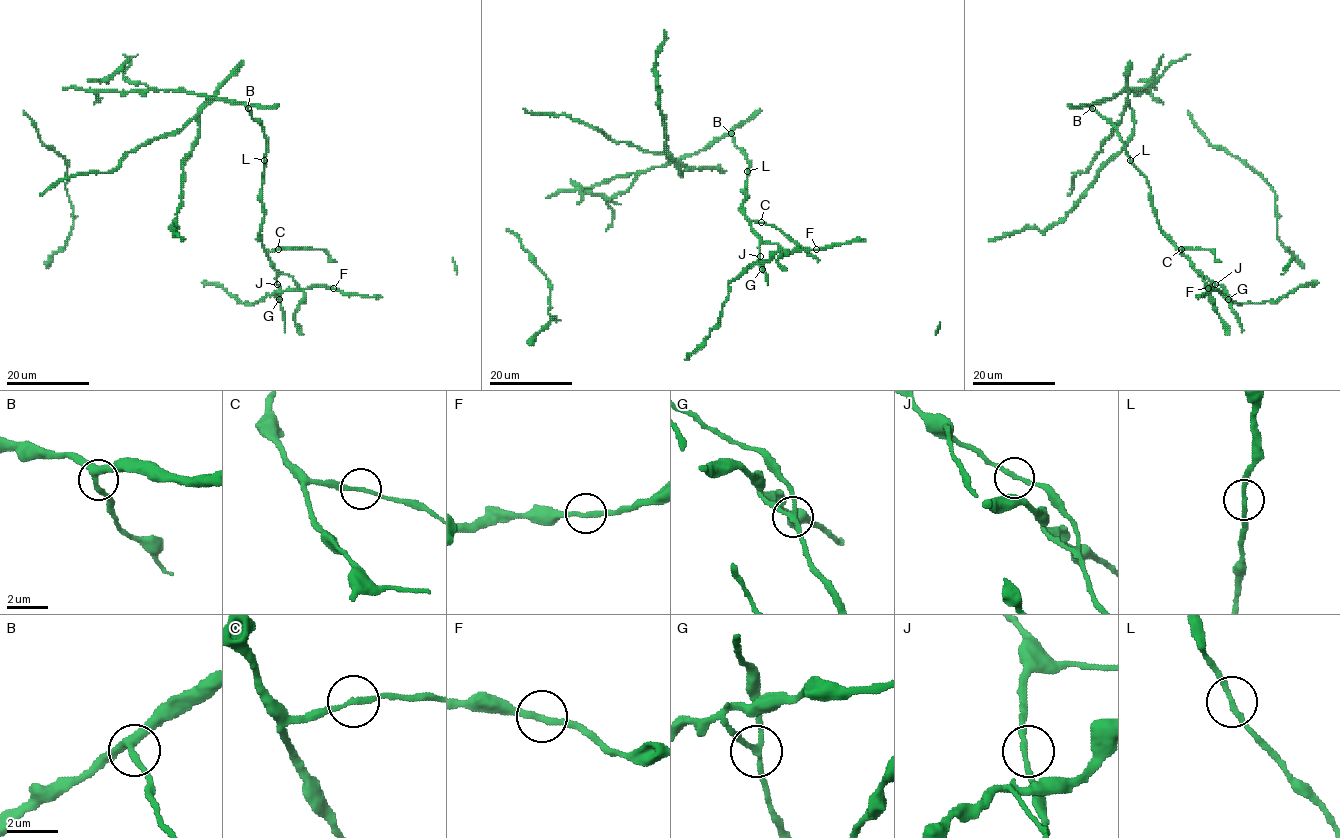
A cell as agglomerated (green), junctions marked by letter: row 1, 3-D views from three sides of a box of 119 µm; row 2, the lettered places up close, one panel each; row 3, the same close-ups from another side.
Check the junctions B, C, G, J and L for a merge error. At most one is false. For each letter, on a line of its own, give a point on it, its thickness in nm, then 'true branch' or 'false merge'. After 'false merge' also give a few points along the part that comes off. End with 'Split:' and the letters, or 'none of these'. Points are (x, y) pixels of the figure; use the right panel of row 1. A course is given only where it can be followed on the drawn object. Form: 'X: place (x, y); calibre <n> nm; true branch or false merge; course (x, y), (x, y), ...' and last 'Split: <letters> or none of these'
B: place (1092, 108); calibre 300 nm; true branch
C: place (1181, 249); calibre 180 nm; true branch
G: place (1228, 299); calibre 170 nm; false merge; course (1228, 299), (1221, 294), (1237, 304), (1277, 301), (1298, 287), (1319, 283)
J: place (1215, 284); calibre 200 nm; true branch
L: place (1130, 160); calibre 200 nm; true branch
Split: G

